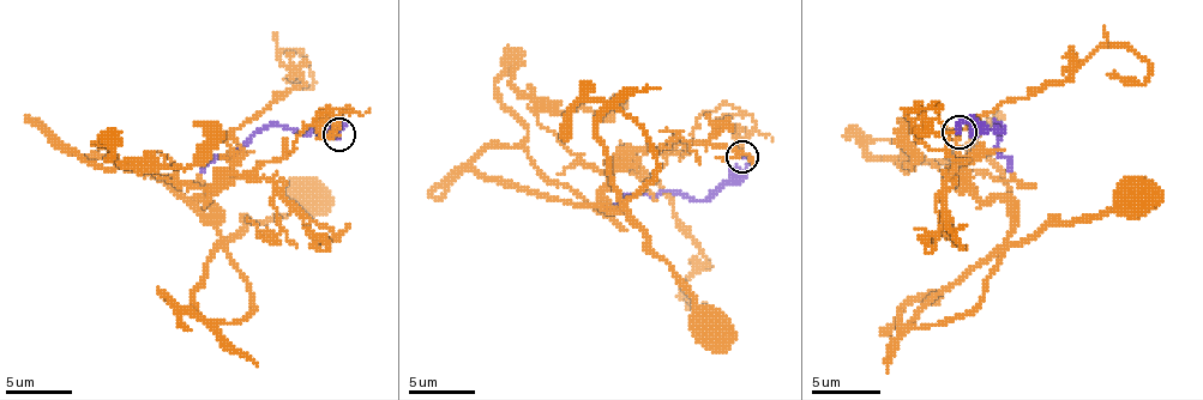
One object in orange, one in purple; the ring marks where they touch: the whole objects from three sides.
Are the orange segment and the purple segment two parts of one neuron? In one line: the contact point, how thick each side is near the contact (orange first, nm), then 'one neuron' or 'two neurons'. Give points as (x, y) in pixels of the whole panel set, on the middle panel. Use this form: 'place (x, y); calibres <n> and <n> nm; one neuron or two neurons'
place (741, 157); calibres 130 and 120 nm; one neuron

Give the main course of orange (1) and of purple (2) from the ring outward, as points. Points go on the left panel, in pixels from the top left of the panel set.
1: (340, 135), (326, 119), (336, 115), (323, 111), (277, 162), (234, 175), (204, 201), (68, 152), (224, 188)
2: (340, 135), (347, 125), (343, 122), (323, 132), (280, 125), (260, 128), (230, 155), (217, 155), (200, 171)

